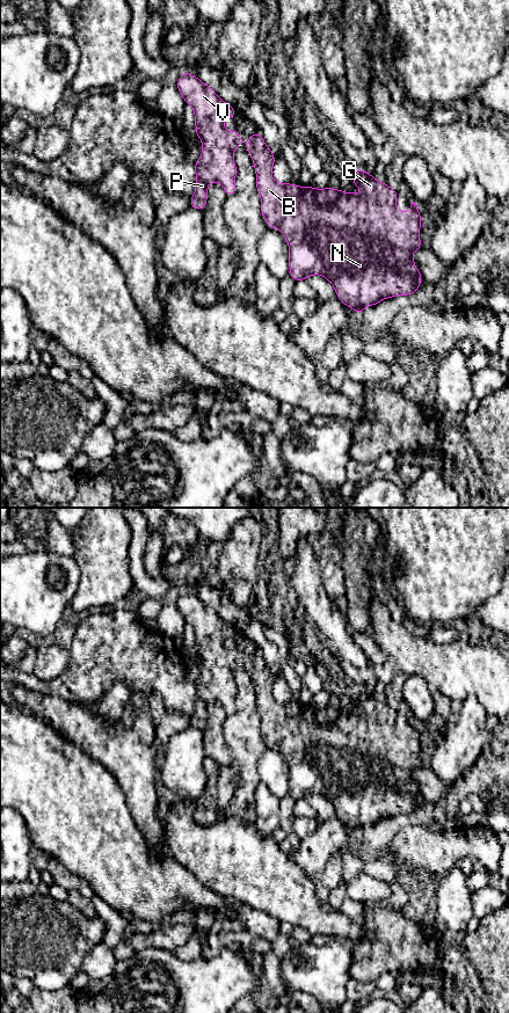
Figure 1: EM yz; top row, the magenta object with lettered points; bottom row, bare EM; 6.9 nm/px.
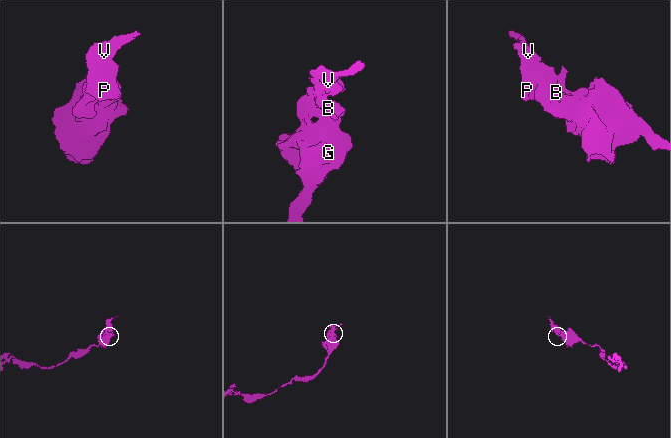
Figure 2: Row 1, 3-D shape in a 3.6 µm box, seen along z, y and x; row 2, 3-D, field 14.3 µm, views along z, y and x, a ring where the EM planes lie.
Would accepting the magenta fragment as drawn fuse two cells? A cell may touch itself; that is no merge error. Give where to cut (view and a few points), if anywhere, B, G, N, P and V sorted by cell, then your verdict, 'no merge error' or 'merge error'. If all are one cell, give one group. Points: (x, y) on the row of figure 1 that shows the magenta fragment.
no cut; B G N P V; no merge error

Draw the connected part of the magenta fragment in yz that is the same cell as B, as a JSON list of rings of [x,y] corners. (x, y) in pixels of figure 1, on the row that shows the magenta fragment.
[[[255,131],[245,144],[256,174],[261,214],[268,227],[277,228],[286,240],[290,276],[295,282],[306,280],[313,275],[325,277],[334,286],[339,300],[357,314],[384,299],[414,294],[419,290],[422,275],[415,265],[413,253],[422,247],[420,240],[421,212],[414,202],[412,202],[408,212],[401,212],[395,203],[398,190],[390,188],[387,183],[377,181],[372,174],[364,169],[354,170],[351,177],[354,185],[362,190],[361,195],[352,191],[347,194],[329,185],[326,189],[318,189],[292,183],[277,183],[271,175],[276,159],[272,150],[266,145],[263,137]]]

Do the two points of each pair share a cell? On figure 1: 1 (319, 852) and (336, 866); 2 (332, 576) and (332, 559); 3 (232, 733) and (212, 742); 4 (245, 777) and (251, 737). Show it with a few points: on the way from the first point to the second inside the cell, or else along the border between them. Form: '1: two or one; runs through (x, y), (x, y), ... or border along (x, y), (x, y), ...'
1: two; border along (340, 848), (331, 854), (320, 875)
2: one; runs through (332, 571), (332, 563)
3: two; border along (226, 716), (224, 740), (231, 752), (231, 763)
4: one; runs through (245, 767), (246, 747)

